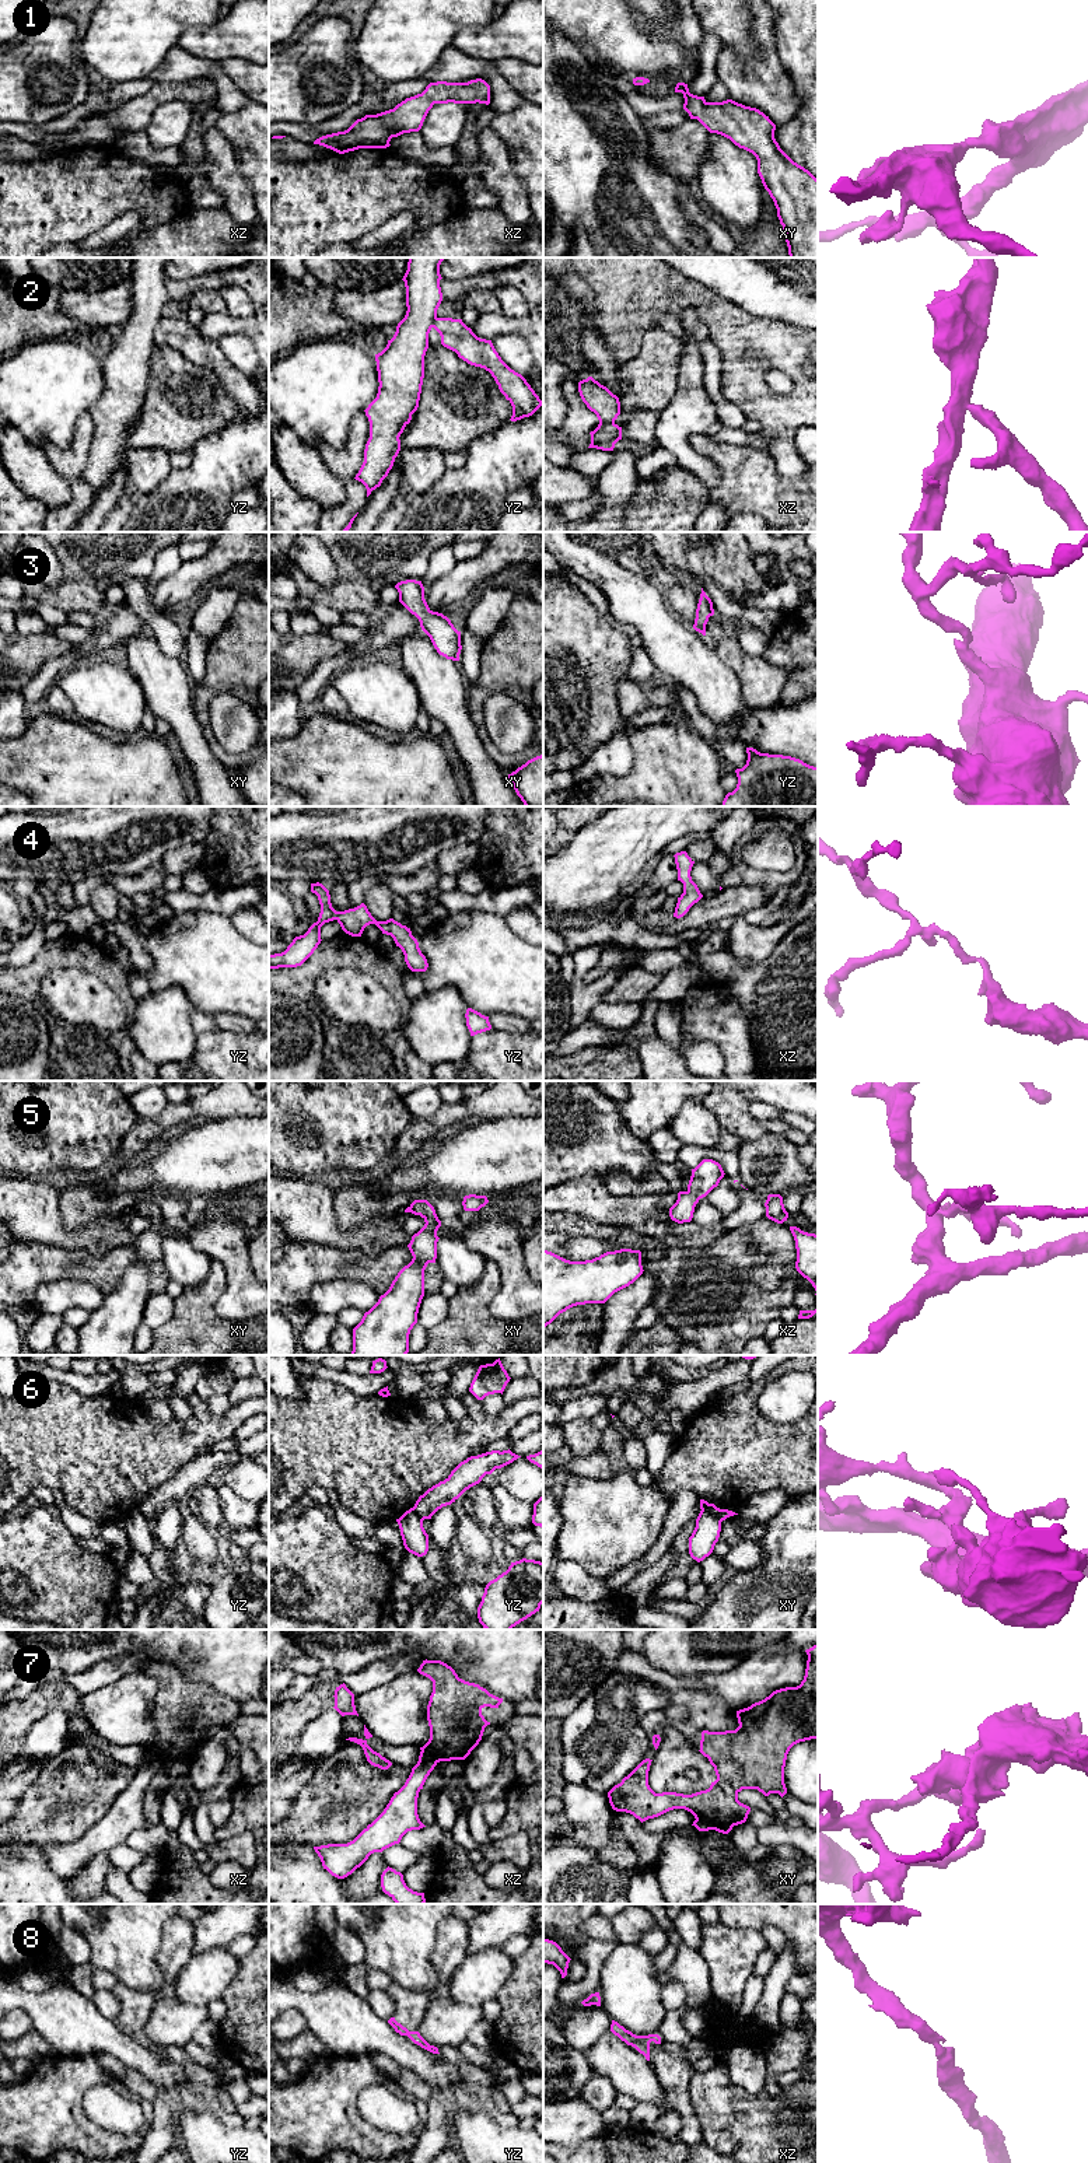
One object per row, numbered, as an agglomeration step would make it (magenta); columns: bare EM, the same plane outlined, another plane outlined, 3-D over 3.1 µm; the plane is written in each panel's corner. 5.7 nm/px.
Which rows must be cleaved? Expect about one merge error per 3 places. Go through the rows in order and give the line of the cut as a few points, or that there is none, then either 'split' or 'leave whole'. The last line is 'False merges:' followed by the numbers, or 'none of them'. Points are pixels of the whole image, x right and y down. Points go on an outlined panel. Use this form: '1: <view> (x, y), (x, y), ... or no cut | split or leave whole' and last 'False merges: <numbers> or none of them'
1: no cut | leave whole
2: xz (600, 422), (614, 423) | split
3: no cut | leave whole
4: no cut | leave whole
5: no cut | leave whole
6: xy (702, 1509), (709, 1509), (721, 1521) | split
7: xz (422, 1749), (427, 1750), (437, 1761) | split
8: no cut | leave whole
False merges: 2, 6, 7

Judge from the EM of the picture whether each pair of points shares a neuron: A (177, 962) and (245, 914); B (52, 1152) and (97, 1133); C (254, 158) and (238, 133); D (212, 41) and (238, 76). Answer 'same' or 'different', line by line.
A: different
B: same
C: same
D: different

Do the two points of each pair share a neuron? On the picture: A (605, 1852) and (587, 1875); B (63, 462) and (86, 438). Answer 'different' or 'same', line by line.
A: different
B: same

